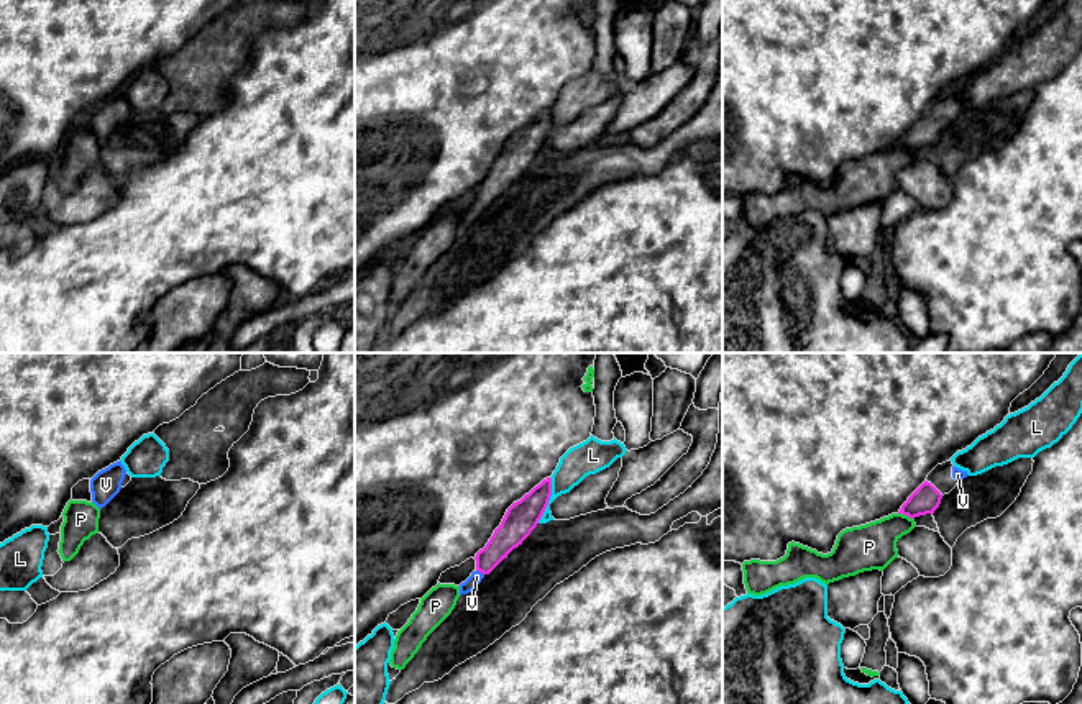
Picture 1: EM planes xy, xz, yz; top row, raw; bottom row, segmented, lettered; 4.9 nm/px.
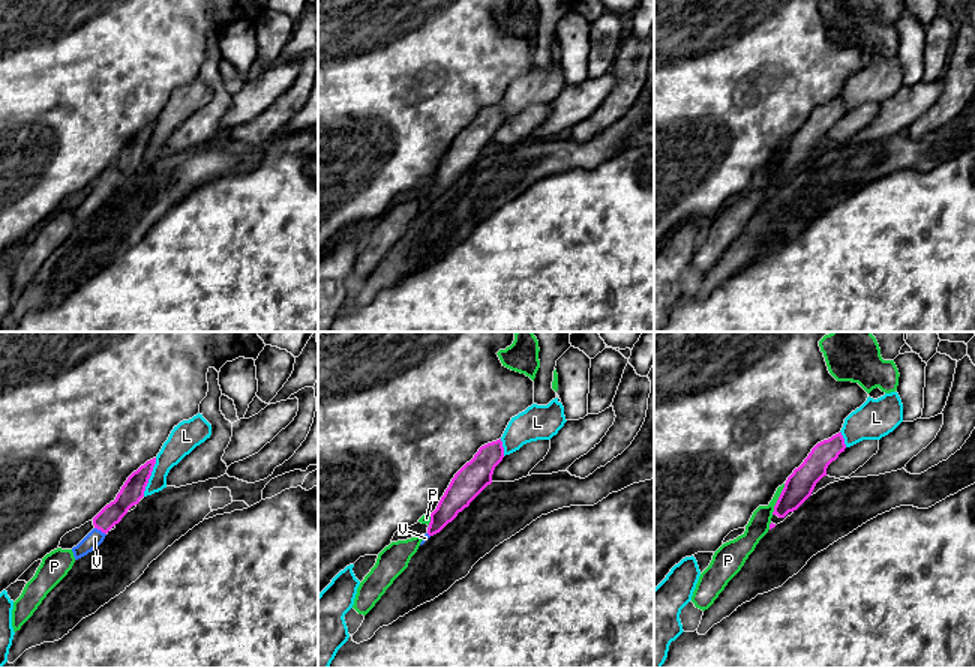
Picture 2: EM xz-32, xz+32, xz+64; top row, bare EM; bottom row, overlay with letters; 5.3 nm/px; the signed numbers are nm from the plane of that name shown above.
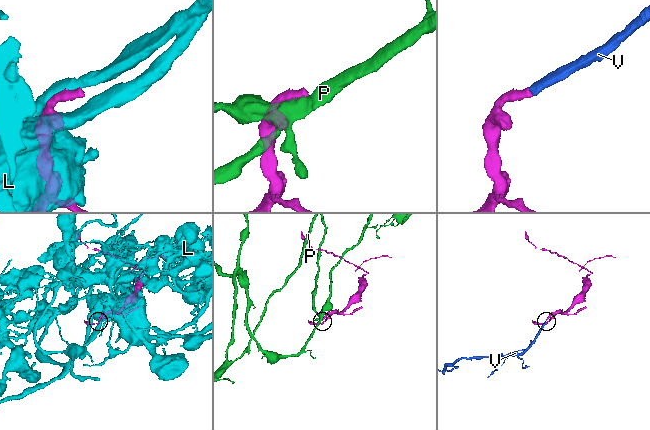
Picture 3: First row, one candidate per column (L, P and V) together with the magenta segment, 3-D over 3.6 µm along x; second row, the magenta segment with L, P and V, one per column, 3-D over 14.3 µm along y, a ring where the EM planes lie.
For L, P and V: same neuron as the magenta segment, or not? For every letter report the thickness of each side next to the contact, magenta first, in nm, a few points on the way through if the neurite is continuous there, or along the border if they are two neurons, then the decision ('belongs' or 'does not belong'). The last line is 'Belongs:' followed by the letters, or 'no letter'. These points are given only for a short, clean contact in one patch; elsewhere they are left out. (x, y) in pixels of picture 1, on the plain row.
L: 160 nm thick on the magenta side, 160 nm on the other; does not belong
P: 140 nm thick on the magenta side, 220 nm on the other; does not belong
V: 140 nm thick on the magenta side, 60 nm on the other; runs through xz (511, 164), (480, 204), (476, 209); belongs
Belongs: V

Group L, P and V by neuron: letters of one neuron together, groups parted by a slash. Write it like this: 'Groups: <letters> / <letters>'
Groups: L / P / V

